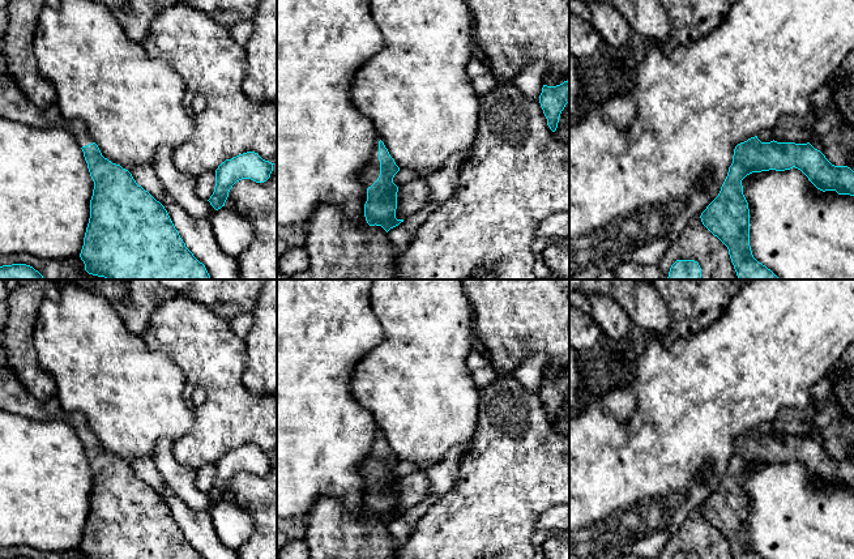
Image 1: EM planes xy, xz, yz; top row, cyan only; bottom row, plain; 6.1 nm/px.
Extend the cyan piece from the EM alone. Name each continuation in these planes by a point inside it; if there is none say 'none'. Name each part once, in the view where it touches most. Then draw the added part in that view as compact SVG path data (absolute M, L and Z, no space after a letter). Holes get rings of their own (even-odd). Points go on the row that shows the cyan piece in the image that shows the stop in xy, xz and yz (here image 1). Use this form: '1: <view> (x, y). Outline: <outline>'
1: xz (370, 174). Outline: M379 141L376 142L375 150L372 153L372 158L367 167L360 174L360 180L366 185L366 188L371 187L380 175L380 161L379 161Z

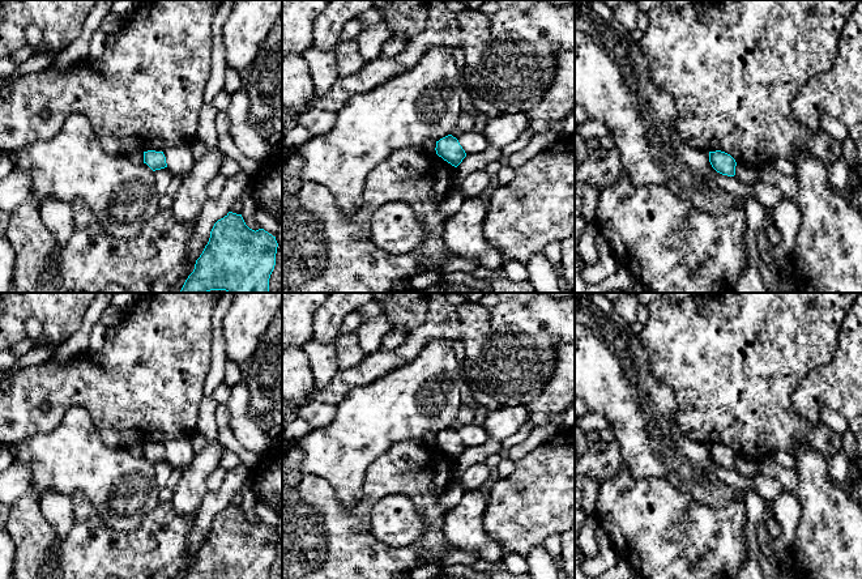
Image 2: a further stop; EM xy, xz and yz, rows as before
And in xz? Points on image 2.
none

